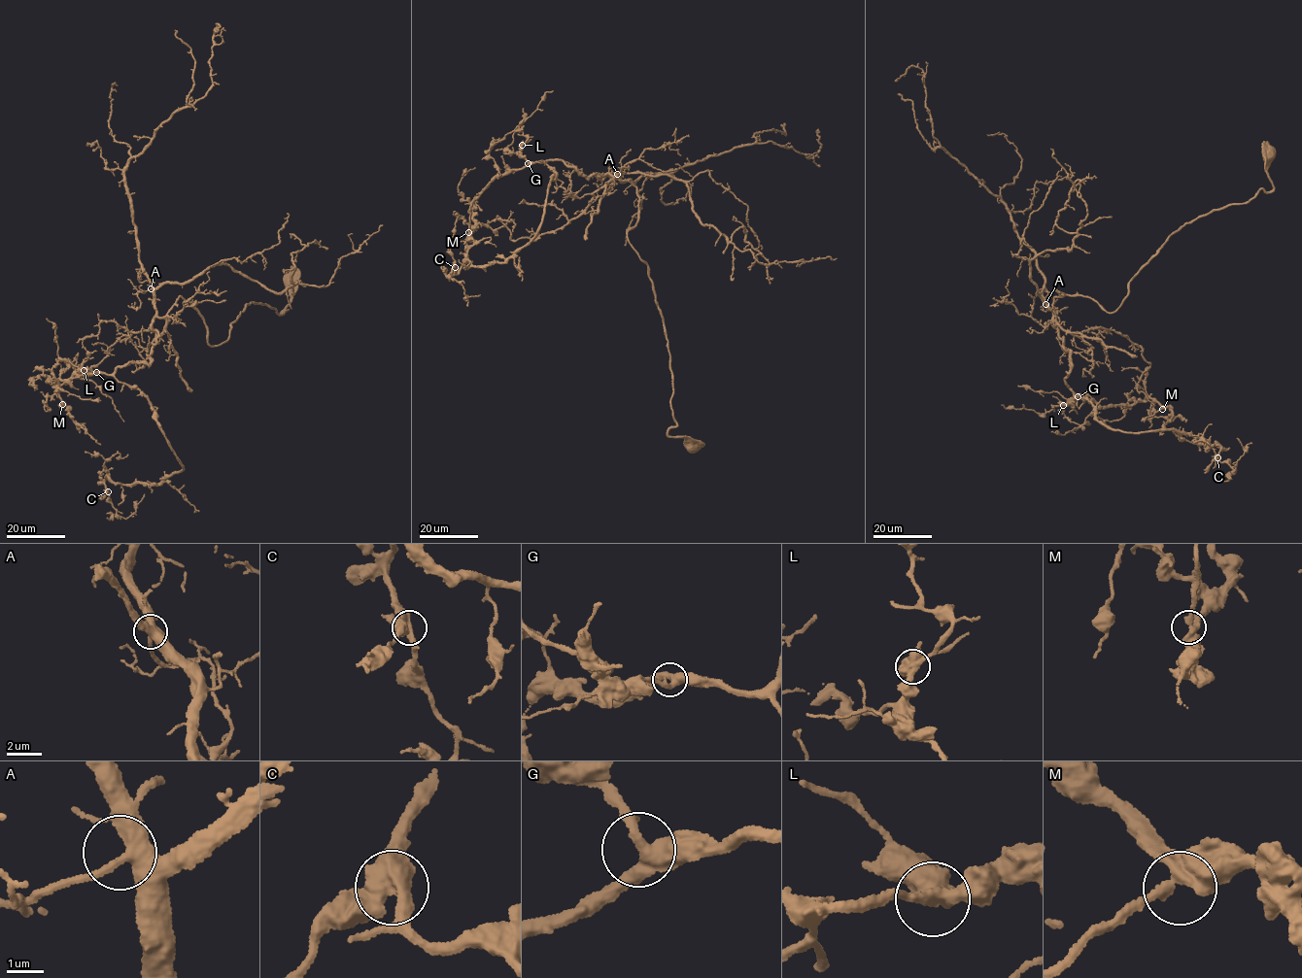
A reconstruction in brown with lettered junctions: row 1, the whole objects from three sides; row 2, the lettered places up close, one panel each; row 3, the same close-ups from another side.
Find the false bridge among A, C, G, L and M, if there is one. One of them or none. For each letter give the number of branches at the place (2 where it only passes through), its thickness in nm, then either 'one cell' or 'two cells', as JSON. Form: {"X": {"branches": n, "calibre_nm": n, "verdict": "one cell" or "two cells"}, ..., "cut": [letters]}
{"A": {"branches": 3, "calibre_nm": 400, "verdict": "one cell"}, "C": {"branches": 3, "calibre_nm": 440, "verdict": "one cell"}, "G": {"branches": 3, "calibre_nm": 400, "verdict": "one cell"}, "L": {"branches": 3, "calibre_nm": 400, "verdict": "one cell"}, "M": {"branches": 3, "calibre_nm": 440, "verdict": "one cell"}, "cut": []}

